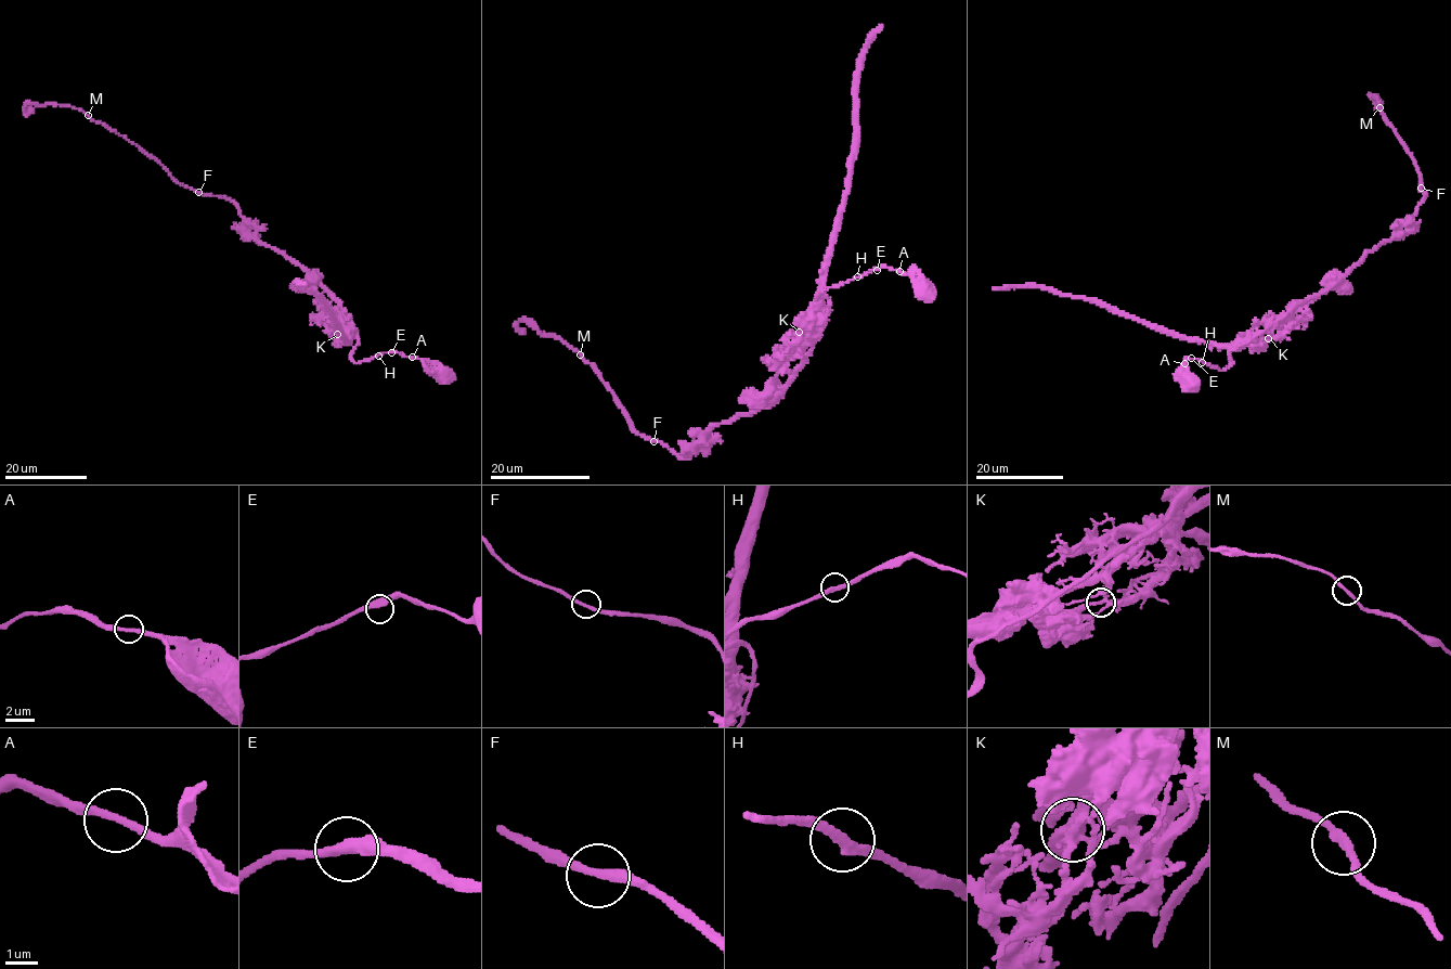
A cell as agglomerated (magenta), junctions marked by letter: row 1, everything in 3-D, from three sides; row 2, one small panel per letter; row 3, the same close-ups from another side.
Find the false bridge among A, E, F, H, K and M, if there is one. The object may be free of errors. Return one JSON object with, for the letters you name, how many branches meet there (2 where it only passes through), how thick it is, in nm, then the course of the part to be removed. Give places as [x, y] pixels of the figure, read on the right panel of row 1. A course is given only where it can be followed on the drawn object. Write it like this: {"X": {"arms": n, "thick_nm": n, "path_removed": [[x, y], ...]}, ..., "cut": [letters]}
{"K": {"arms": 3, "thick_nm": 200, "path_removed": [[1269, 339], [1223, 345], [1202, 343], [1169, 335], [1095, 301], [1060, 295], [1047, 288], [993, 288]]}, "cut": ["K"]}

